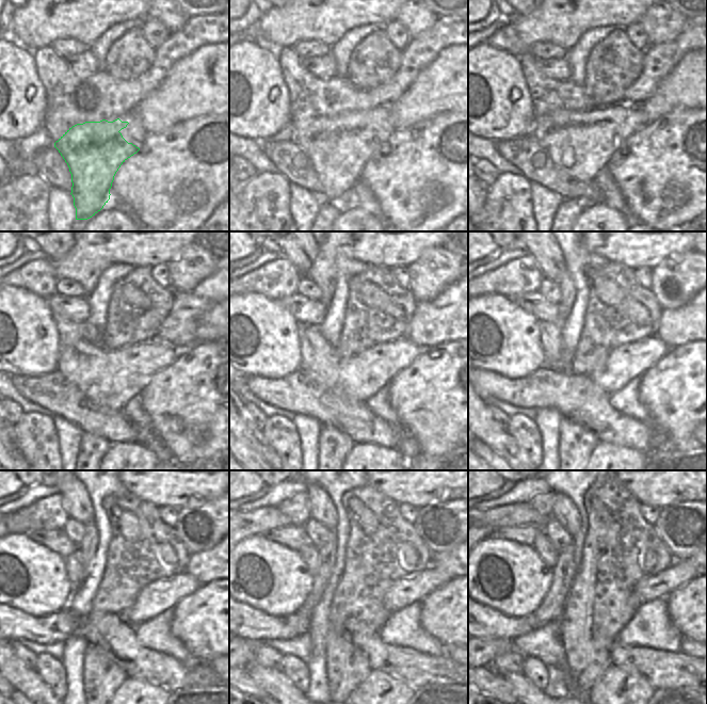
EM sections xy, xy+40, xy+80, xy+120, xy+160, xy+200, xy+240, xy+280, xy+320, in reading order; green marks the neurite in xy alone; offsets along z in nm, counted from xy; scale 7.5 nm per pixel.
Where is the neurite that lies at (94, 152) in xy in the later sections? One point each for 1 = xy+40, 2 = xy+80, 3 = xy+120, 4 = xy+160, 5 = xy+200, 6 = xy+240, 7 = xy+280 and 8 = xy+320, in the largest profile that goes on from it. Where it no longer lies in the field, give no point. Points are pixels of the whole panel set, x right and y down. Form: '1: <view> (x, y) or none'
1: xy+40 (338, 153)
2: xy+80 (575, 146)
3: xy+120 (100, 381)
4: xy+160 (342, 377)
5: xy+200 (550, 334)
6: xy+240 (76, 572)
7: xy+280 (309, 554)
8: xy+320 (543, 545)

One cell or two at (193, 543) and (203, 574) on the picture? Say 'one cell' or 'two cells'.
two cells

